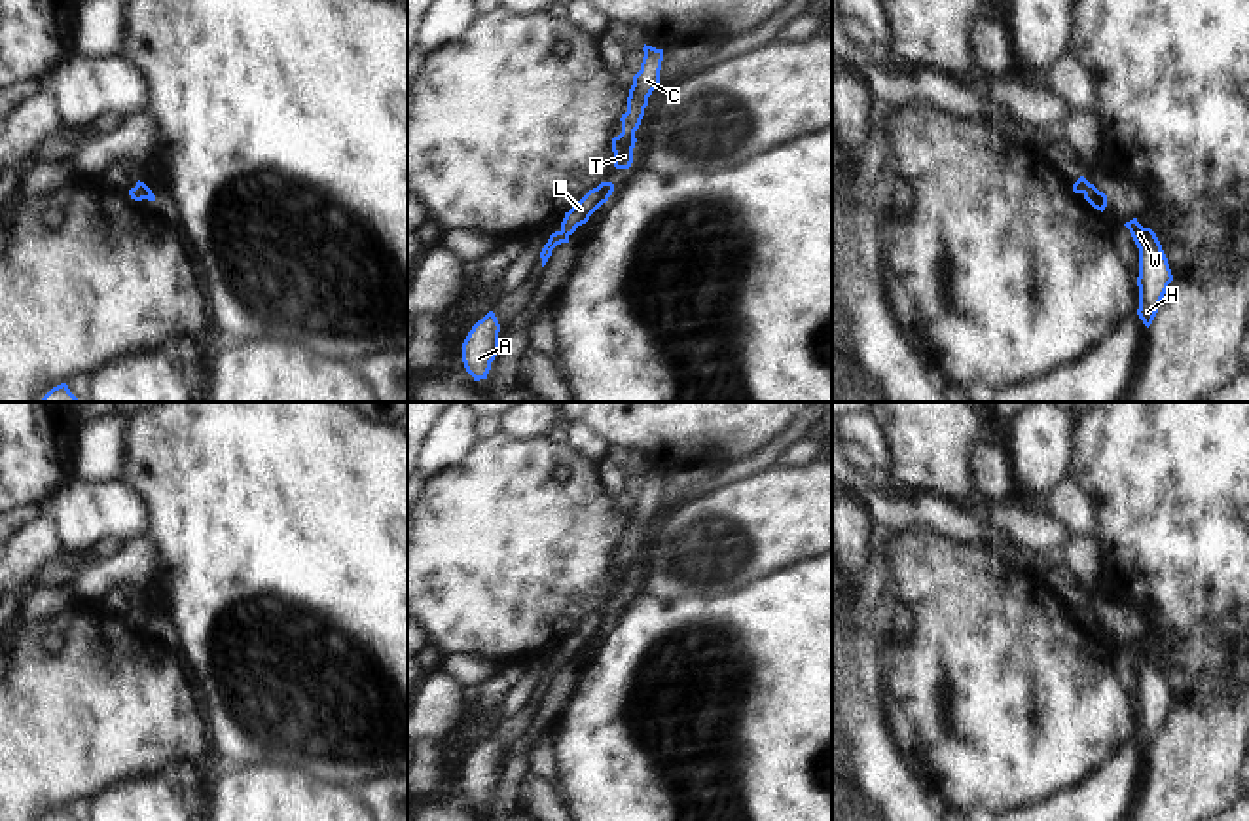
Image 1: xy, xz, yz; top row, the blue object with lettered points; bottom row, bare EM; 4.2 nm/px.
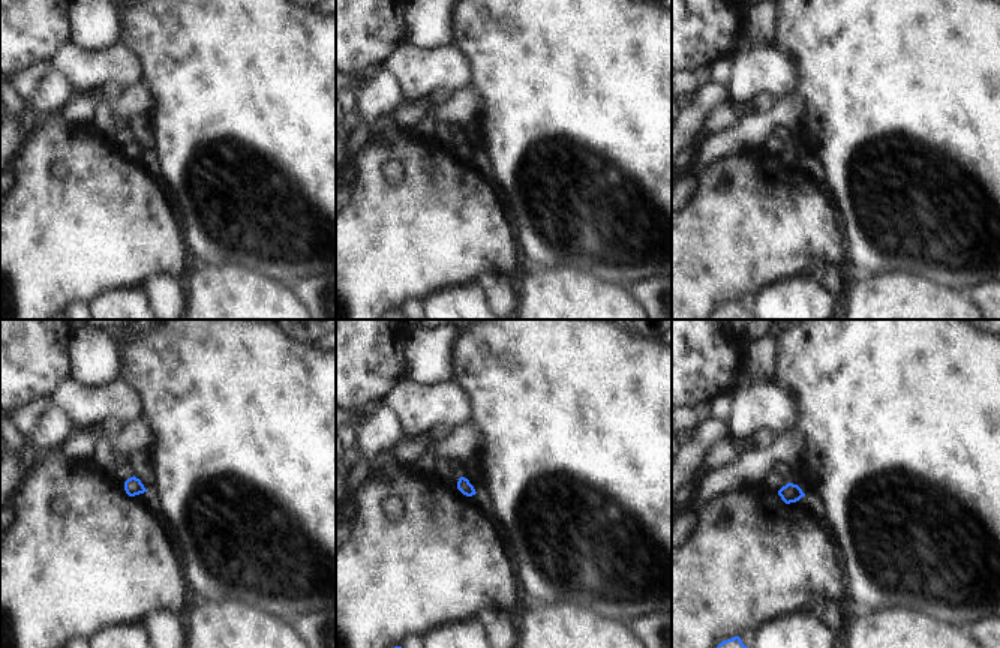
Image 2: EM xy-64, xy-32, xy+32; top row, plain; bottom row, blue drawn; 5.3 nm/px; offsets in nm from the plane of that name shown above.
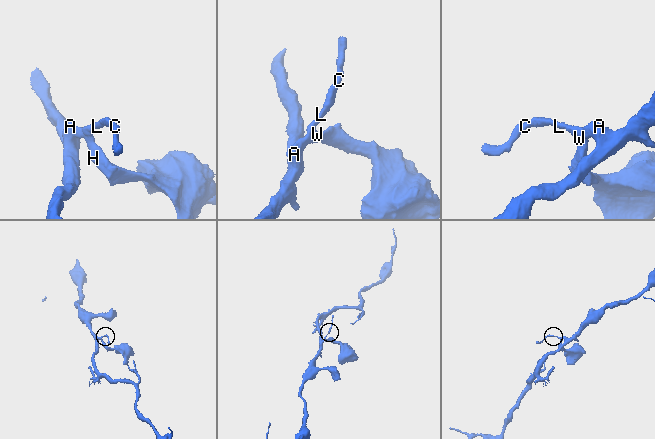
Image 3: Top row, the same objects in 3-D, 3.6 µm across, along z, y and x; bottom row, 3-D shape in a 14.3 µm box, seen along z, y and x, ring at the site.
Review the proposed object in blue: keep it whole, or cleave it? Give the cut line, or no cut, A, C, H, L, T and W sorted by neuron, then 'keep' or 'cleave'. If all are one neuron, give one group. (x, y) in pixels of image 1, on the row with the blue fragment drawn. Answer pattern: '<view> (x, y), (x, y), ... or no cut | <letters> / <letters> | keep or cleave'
no cut | A C H L T W | keep

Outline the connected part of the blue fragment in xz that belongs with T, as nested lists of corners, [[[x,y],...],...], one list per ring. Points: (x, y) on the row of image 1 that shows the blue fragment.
[[[652,46],[643,47],[644,57],[641,63],[641,70],[633,76],[633,85],[627,97],[627,112],[622,114],[622,133],[612,138],[614,152],[614,167],[629,169],[633,163],[633,148],[635,148],[635,131],[641,125],[644,116],[644,108],[648,106],[648,97],[660,83],[660,70],[663,61],[663,49],[656,49]]]

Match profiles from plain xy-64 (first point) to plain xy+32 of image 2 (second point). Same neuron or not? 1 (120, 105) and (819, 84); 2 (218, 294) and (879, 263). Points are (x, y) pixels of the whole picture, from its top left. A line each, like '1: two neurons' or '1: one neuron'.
1: two neurons
2: two neurons

